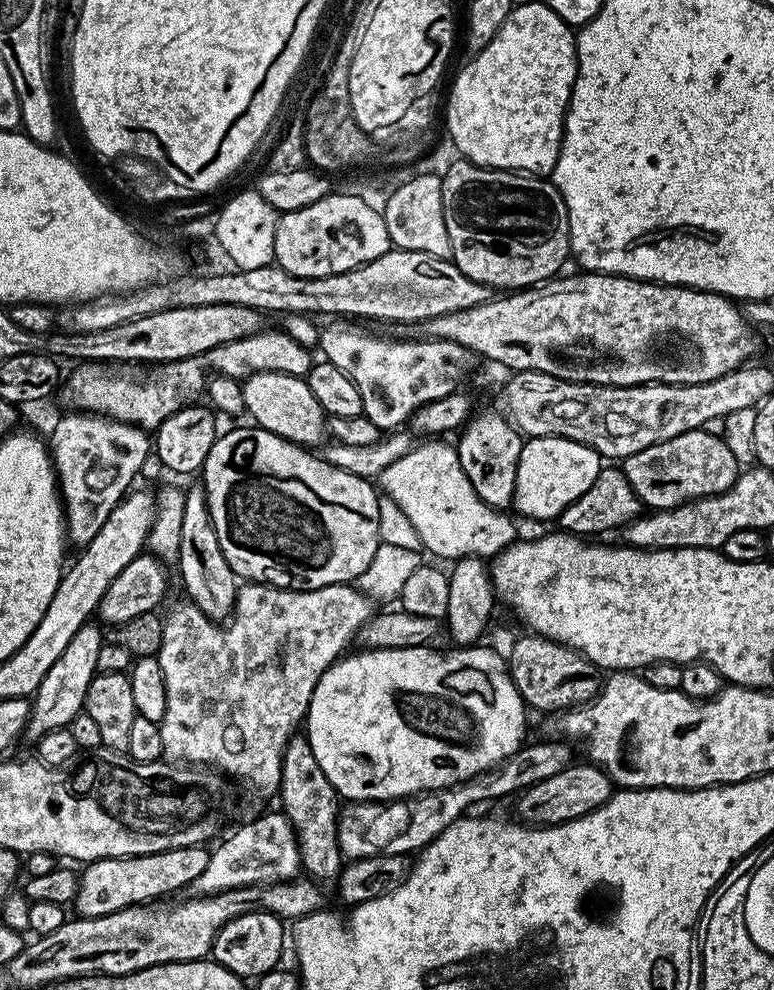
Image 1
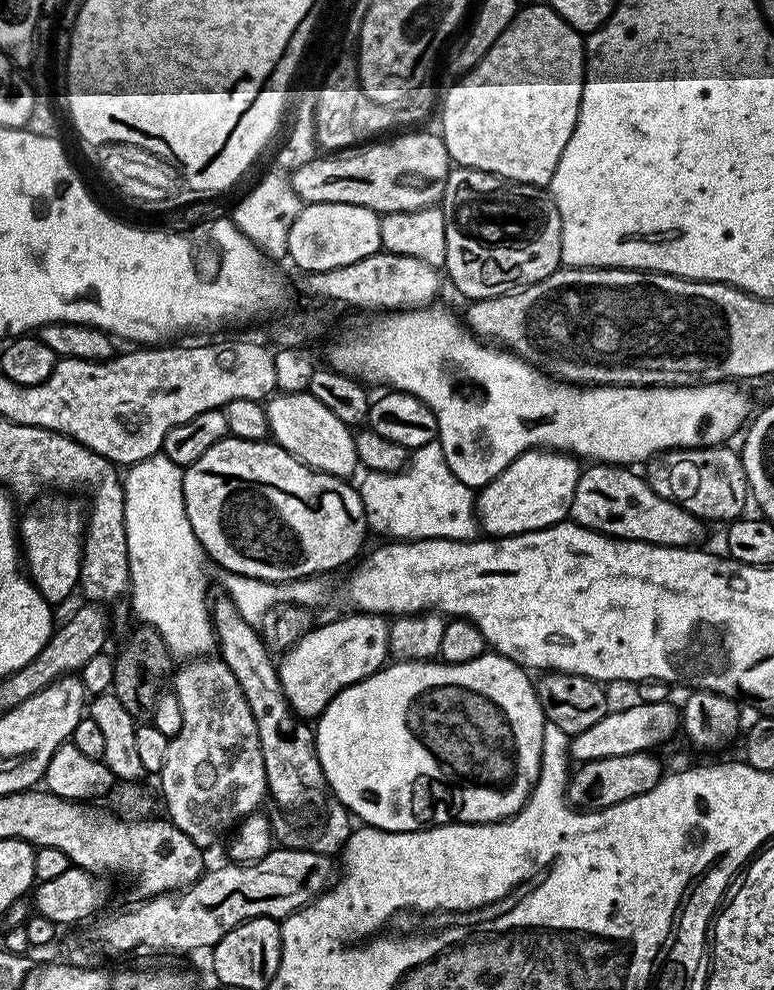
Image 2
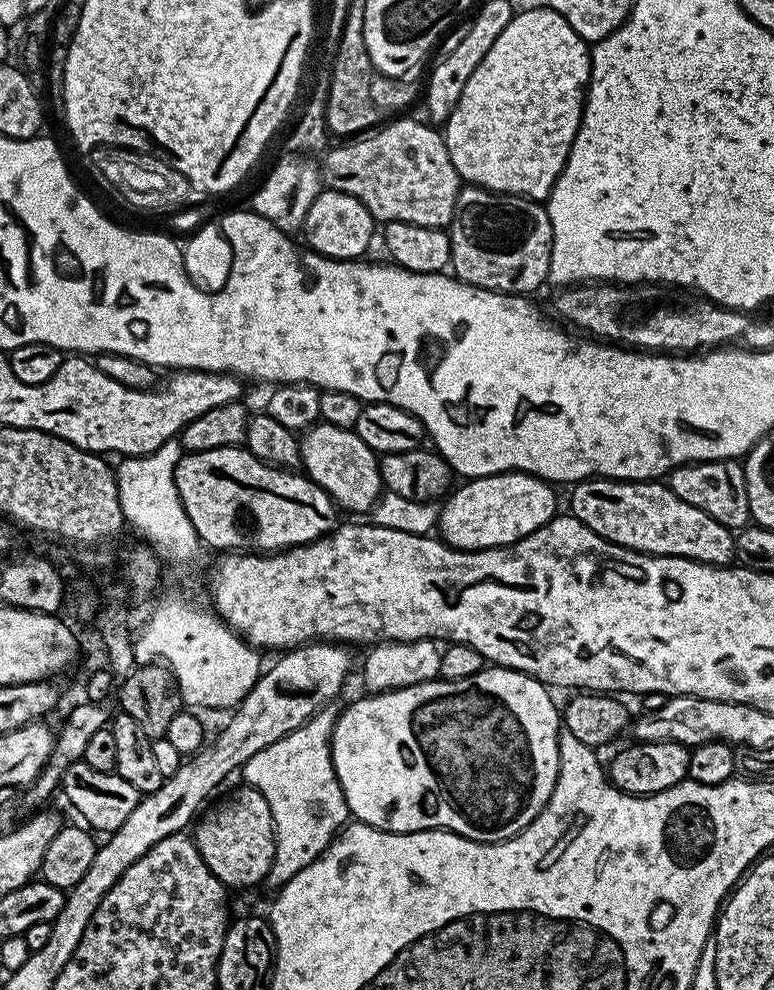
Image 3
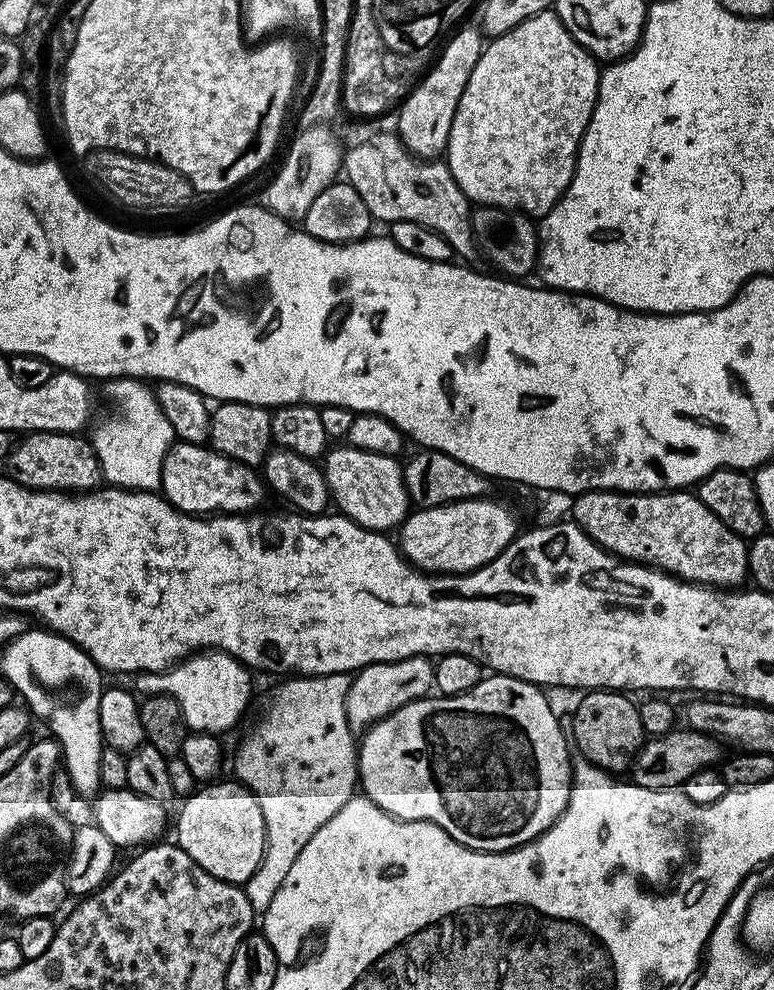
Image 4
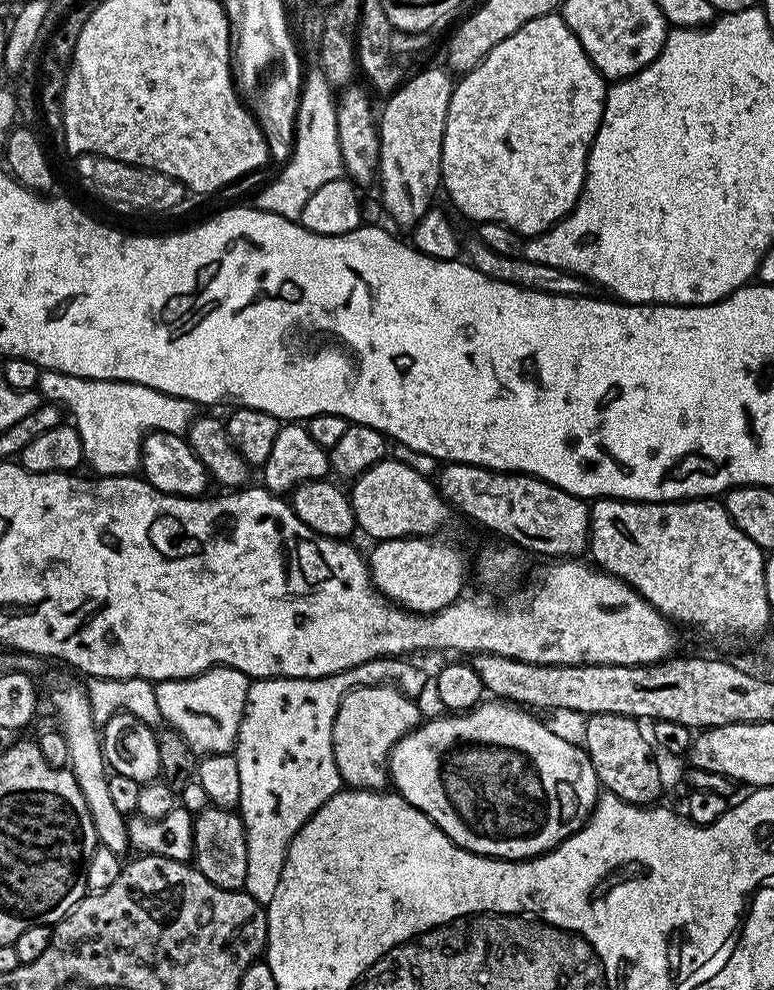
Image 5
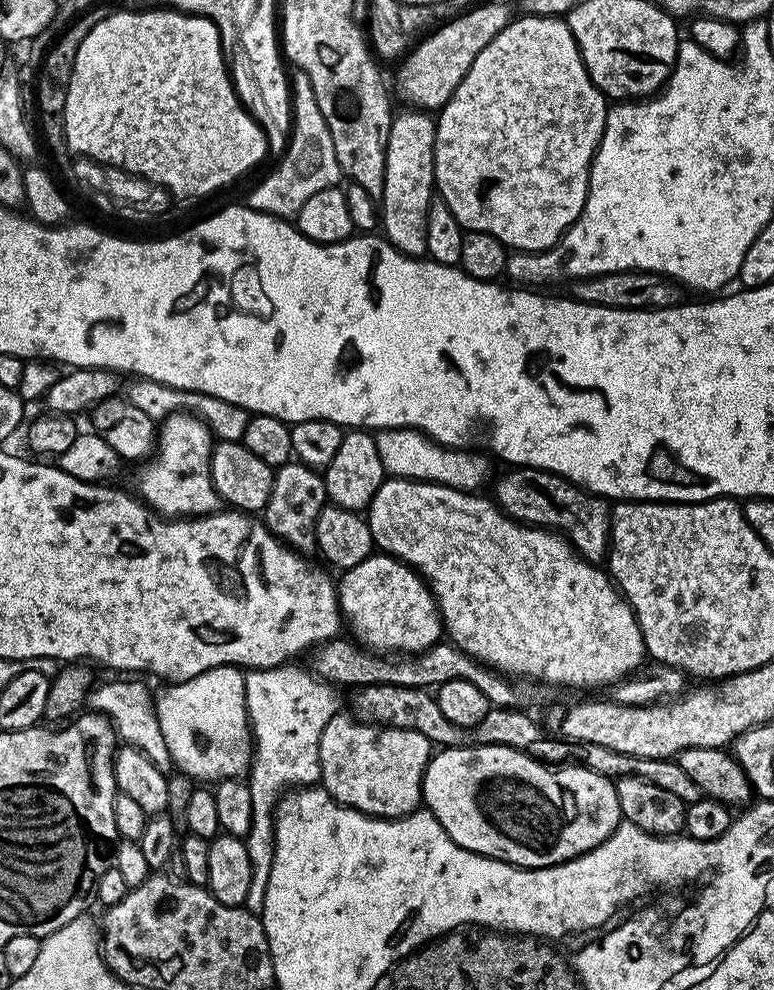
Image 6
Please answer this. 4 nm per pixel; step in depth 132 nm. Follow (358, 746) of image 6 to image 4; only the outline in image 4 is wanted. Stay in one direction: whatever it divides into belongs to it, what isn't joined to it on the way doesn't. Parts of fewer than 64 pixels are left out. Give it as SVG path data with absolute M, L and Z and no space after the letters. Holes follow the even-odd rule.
M411 656L398 662L371 664L352 676L352 685L346 694L346 718L353 733L363 734L394 710L415 700L423 700L433 691L434 664L429 657Z

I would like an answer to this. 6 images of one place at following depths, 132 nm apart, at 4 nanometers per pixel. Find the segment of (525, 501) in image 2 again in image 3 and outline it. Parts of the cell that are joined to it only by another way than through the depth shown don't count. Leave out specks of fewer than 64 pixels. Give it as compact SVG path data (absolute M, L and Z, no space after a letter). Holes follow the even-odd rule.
M499 472L493 476L468 478L461 484L464 485L460 489L457 487L443 501L439 509L438 536L451 548L460 548L464 552L473 552L483 548L505 548L507 544L518 542L534 534L534 530L549 524L558 512L557 489L549 481L541 480L538 476L531 476L529 472Z

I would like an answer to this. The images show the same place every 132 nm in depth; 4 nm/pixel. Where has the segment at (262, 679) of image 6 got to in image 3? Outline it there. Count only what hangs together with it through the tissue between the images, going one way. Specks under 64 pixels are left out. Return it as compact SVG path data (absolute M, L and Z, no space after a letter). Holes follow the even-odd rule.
M325 706L316 711L304 724L292 733L278 738L273 745L259 750L249 761L246 761L242 775L249 787L257 789L268 801L276 833L274 860L265 878L265 887L279 890L299 870L305 869L328 848L340 829L349 821L350 813L345 802L345 794L338 782L338 774L332 761L332 735L336 729L337 709Z

